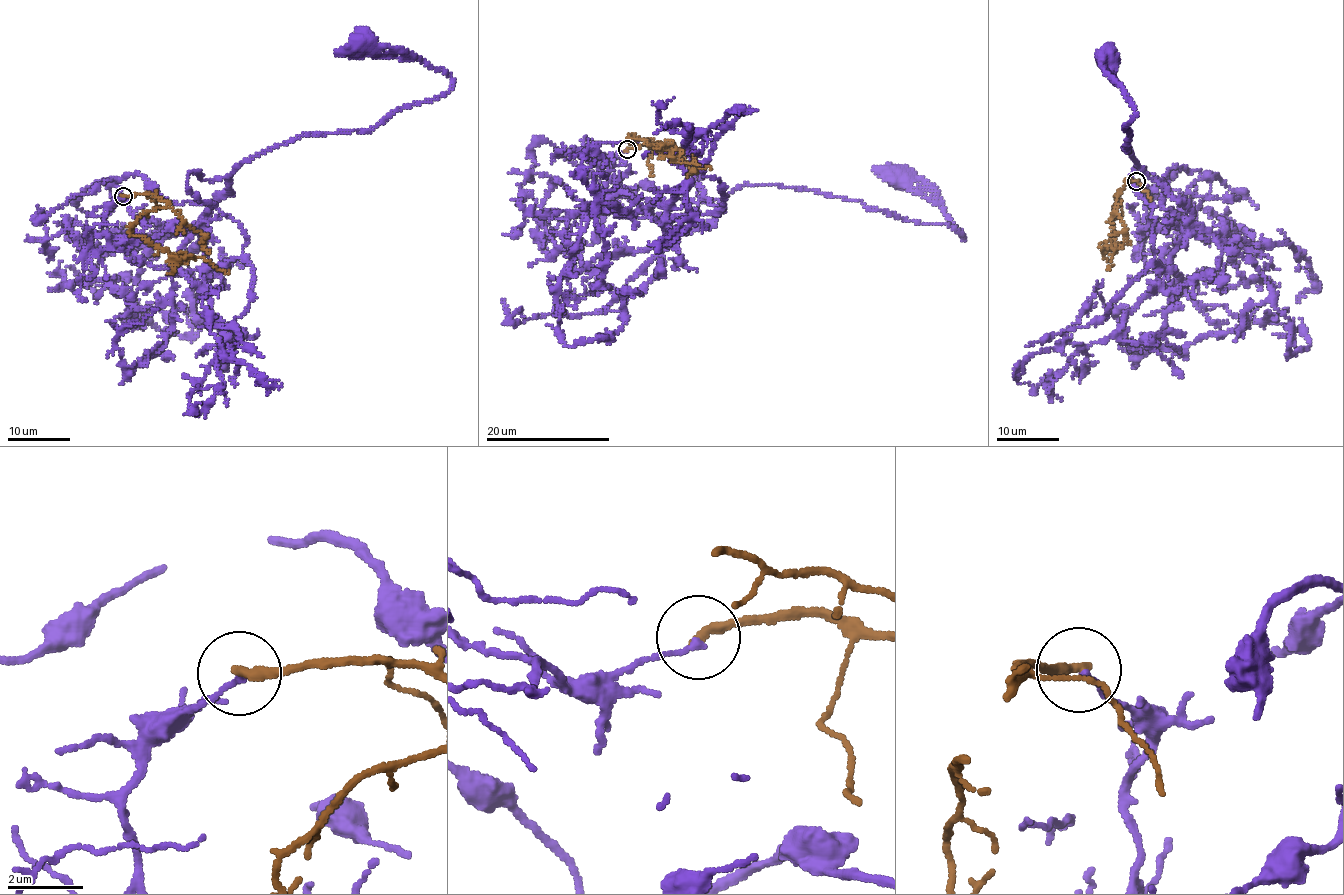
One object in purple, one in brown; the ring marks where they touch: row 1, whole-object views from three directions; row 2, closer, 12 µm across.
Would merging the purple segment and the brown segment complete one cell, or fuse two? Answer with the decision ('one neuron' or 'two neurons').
two neurons

